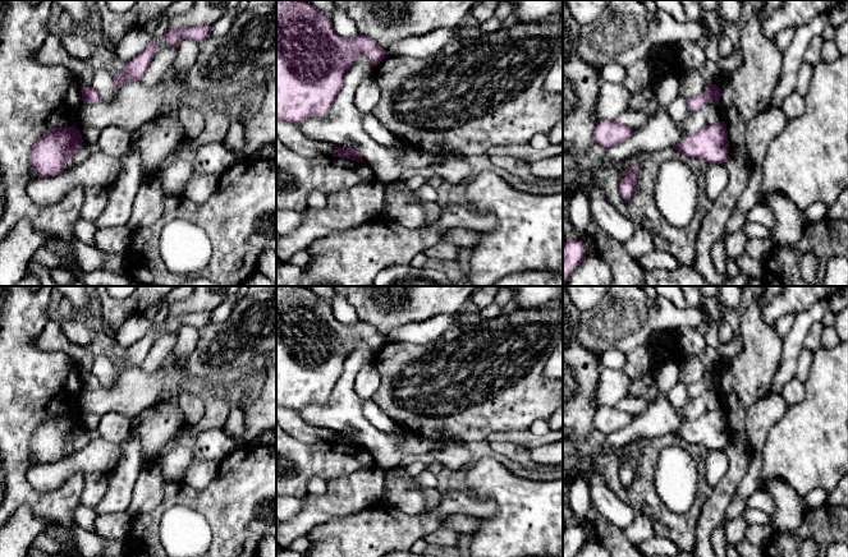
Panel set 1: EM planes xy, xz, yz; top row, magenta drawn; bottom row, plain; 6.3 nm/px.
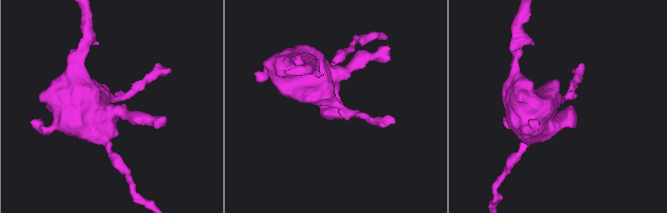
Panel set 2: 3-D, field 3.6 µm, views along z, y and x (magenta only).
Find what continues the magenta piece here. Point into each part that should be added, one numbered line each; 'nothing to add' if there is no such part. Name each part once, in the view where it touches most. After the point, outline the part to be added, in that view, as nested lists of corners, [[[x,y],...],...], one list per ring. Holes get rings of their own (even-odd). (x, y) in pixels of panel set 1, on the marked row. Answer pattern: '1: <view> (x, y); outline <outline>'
nothing to add

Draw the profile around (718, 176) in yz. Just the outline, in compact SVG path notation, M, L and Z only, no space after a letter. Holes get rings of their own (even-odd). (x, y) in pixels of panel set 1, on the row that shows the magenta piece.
M709 164L706 171L706 194L714 202L726 189L730 180L724 164Z

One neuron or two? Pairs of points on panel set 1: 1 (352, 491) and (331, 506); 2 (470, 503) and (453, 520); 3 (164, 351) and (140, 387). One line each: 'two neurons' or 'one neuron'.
1: one neuron
2: two neurons
3: two neurons

